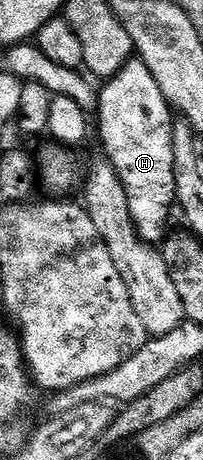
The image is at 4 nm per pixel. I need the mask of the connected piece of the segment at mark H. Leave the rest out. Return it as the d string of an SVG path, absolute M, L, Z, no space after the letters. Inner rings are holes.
M131 59L116 76L110 78L98 92L99 131L103 139L104 152L116 168L128 195L130 220L140 238L147 244L158 244L167 227L171 207L176 204L174 179L174 135L175 124L172 110L164 97L164 88L155 81L152 68L140 59Z

